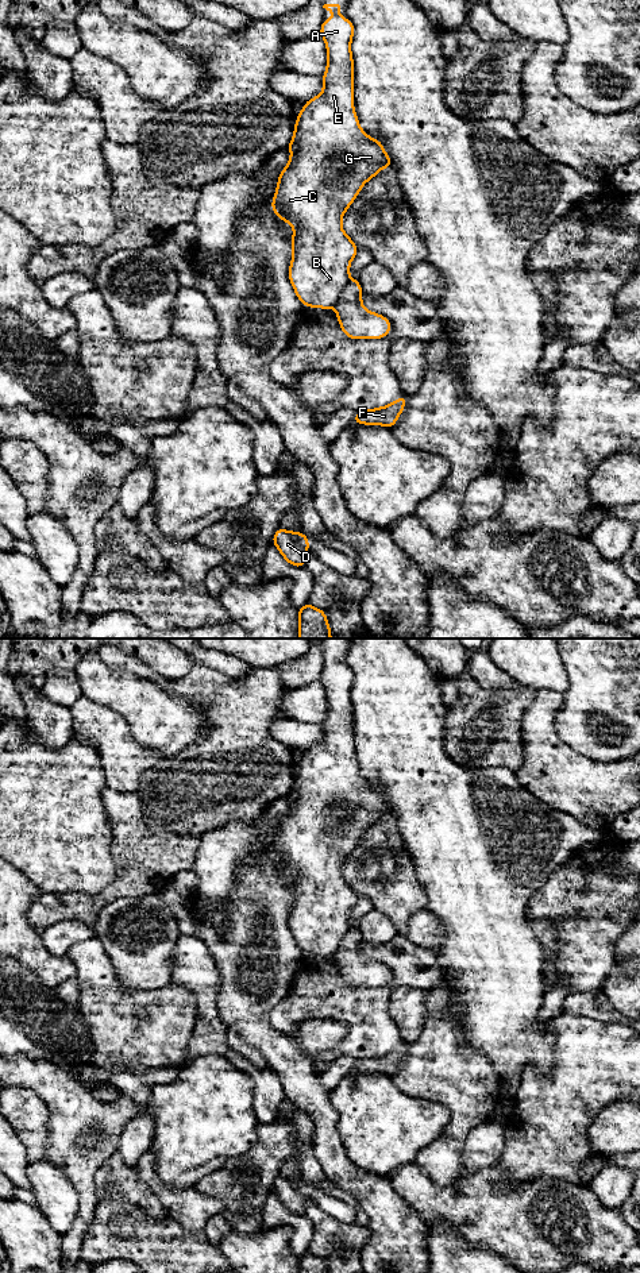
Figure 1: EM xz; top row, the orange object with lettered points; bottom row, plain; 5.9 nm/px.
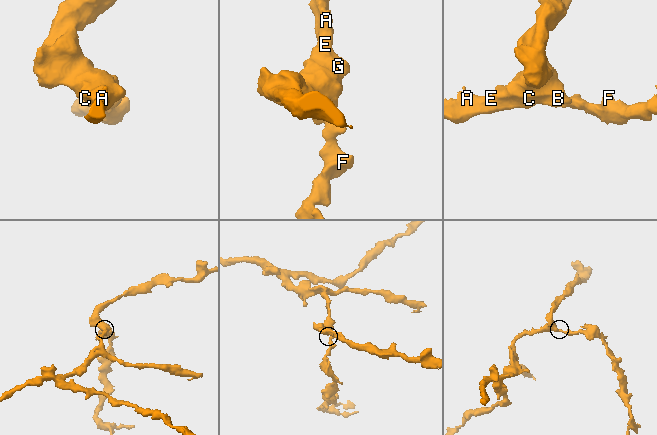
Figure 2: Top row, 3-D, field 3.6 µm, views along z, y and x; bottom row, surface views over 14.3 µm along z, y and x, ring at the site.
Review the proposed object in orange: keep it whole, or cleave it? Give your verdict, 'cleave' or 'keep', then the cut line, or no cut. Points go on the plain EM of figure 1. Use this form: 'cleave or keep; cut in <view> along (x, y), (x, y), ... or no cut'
cleave; cut in xz along (351, 928), (332, 955)

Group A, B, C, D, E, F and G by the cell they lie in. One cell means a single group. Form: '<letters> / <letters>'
A B C E G / D F

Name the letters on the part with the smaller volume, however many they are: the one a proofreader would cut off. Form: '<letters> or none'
D, F

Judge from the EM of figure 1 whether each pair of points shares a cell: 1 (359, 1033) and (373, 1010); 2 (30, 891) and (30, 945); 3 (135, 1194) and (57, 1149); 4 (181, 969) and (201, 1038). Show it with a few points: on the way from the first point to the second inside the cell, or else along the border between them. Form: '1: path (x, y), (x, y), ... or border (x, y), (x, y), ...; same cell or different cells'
1: path (365, 1027), (367, 1025), (367, 1015); same cell
2: path (19, 905), (19, 932); same cell
3: border (118, 1149), (95, 1176), (95, 1196), (97, 1200); different cells
4: path (199, 987), (205, 994), (205, 1021); same cell

